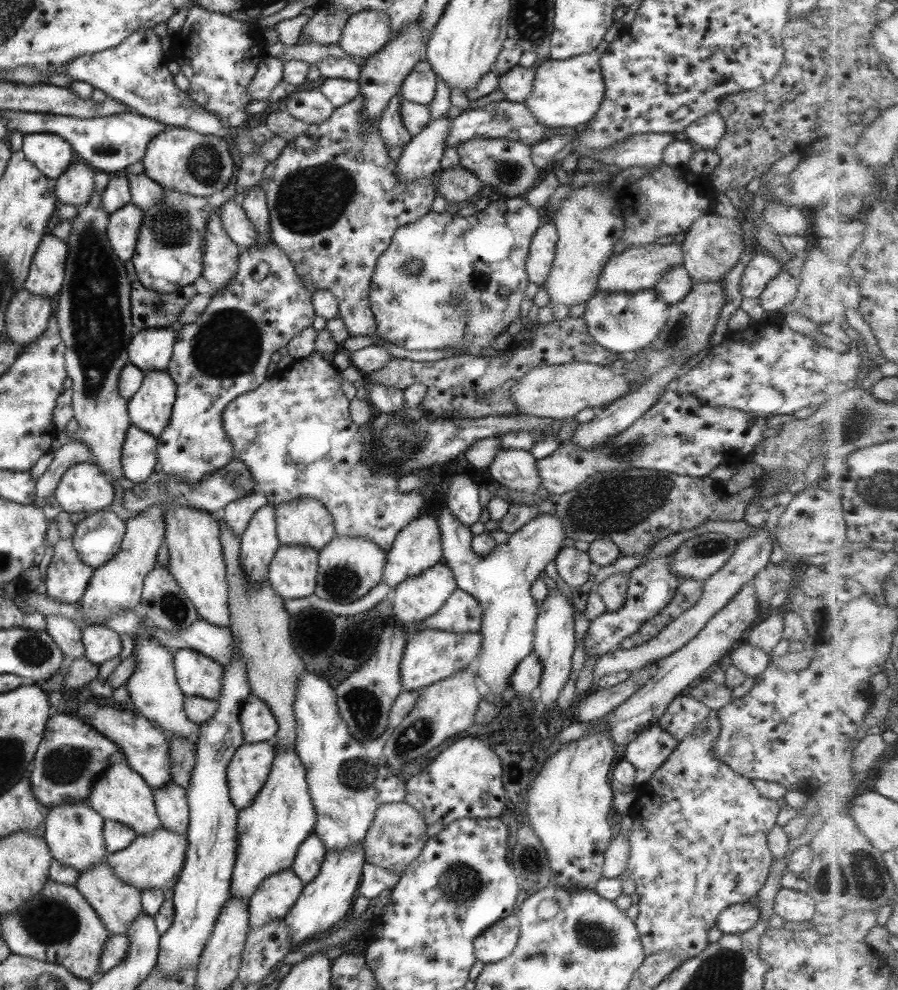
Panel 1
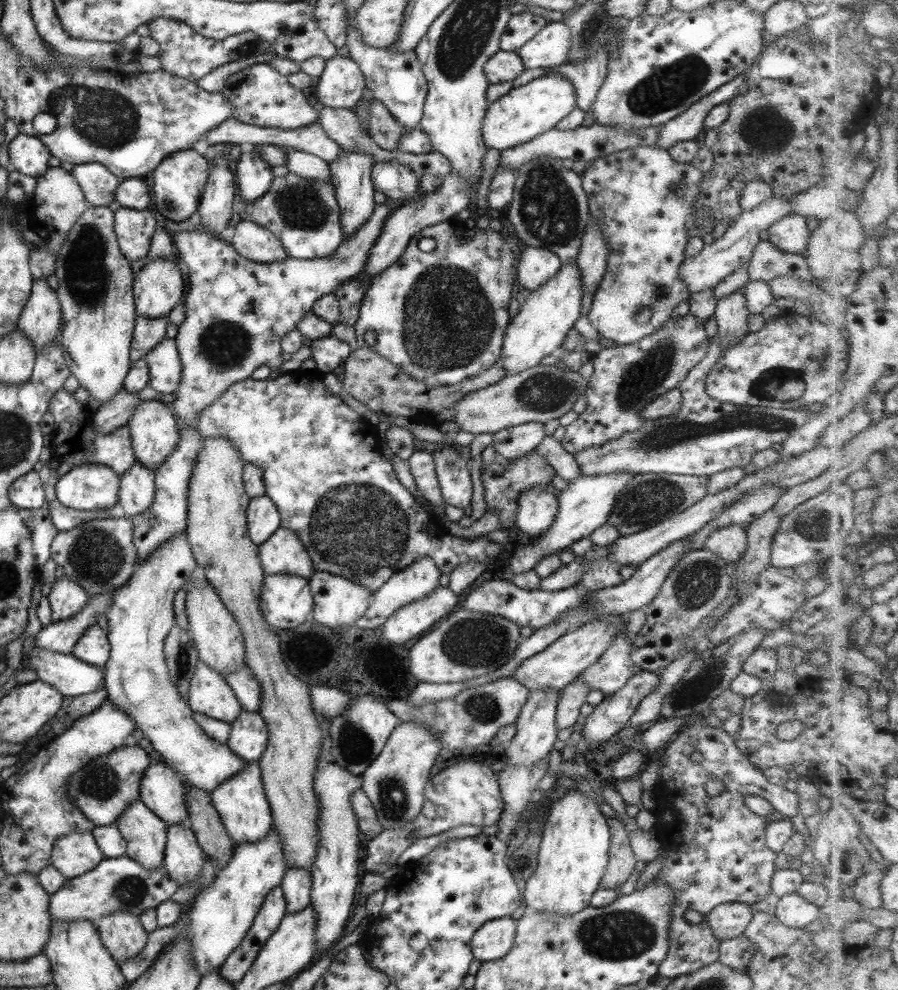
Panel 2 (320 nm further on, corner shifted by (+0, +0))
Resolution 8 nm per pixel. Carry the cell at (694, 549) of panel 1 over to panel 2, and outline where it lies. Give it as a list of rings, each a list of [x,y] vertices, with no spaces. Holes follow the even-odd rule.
[[[741,523],[728,524],[707,535],[703,548],[730,565],[739,560],[746,549],[746,529]]]

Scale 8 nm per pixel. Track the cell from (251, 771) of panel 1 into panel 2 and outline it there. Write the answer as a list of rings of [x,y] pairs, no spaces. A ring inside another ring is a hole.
[[[256,761],[246,763],[245,769],[233,775],[208,794],[213,809],[221,819],[222,827],[233,838],[235,846],[241,843],[261,841],[272,828],[271,810],[269,809],[262,785],[261,771]]]

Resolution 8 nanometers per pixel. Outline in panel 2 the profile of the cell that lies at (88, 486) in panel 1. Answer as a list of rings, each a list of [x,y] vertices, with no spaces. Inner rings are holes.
[[[102,464],[77,465],[58,477],[55,498],[65,507],[89,512],[111,509],[118,502],[120,476]]]

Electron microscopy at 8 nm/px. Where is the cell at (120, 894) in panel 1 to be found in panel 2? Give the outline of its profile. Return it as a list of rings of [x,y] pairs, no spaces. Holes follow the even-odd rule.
[[[117,910],[103,919],[92,922],[103,948],[119,965],[135,958],[146,945],[148,933],[141,927],[139,918],[129,912]]]

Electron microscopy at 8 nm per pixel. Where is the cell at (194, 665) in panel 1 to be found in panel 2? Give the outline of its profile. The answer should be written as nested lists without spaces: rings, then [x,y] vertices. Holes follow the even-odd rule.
[[[199,660],[194,667],[196,670],[190,680],[188,700],[186,702],[188,707],[193,713],[203,714],[227,724],[233,722],[239,716],[242,708],[225,679]]]

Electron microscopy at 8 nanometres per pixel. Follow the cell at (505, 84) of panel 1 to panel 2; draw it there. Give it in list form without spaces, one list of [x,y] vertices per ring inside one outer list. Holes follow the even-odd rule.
[[[497,50],[482,66],[483,74],[489,84],[512,81],[525,69],[519,57],[514,52]]]

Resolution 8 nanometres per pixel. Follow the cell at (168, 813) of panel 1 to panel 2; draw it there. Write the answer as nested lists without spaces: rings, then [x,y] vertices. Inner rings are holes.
[[[187,824],[169,825],[167,827],[164,860],[162,863],[167,878],[170,878],[177,886],[190,884],[198,874],[201,874],[203,858],[203,852],[197,845],[194,832],[188,828]]]

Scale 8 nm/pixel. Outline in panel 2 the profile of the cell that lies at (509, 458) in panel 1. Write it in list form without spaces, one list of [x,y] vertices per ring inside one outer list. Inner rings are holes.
[[[534,486],[517,498],[515,526],[527,536],[541,536],[553,524],[558,502],[549,486]]]

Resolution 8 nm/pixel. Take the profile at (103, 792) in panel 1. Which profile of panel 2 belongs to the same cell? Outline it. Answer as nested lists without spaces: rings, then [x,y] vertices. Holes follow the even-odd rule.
[[[139,800],[125,807],[114,824],[126,843],[125,857],[146,870],[161,867],[166,844],[166,824]]]

